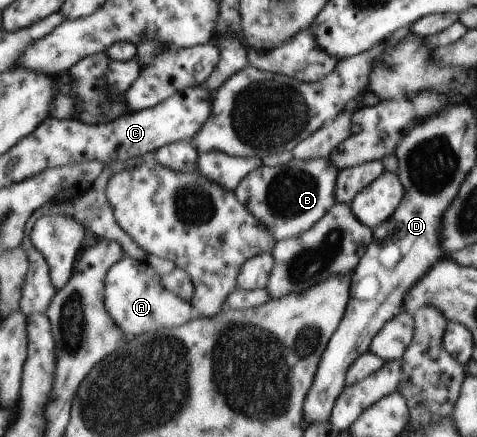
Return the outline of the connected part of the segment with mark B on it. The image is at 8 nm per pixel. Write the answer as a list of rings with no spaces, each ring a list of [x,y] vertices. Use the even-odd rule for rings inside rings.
[[[330,158],[293,159],[282,166],[262,165],[249,172],[234,190],[236,198],[272,232],[276,241],[281,241],[312,229],[332,209],[338,177],[339,170]]]

